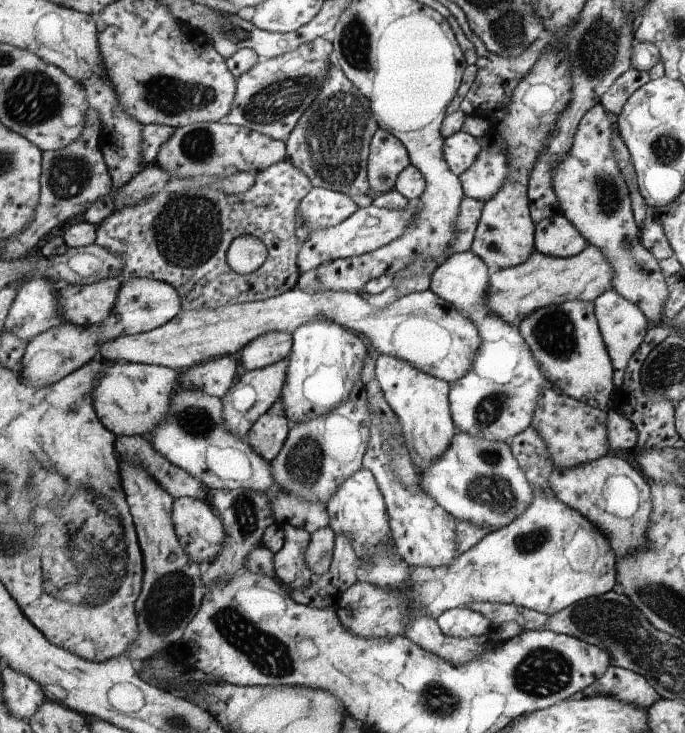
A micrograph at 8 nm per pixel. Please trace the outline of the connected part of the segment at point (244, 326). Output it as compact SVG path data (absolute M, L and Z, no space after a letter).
M296 288L263 301L218 309L182 310L162 327L105 342L100 357L115 362L155 364L175 370L188 370L211 358L235 356L247 344L269 332L295 334L301 326L321 318L356 330L359 335L371 340L382 355L400 358L411 366L416 366L417 370L451 384L473 370L483 342L477 326L456 306L437 296L431 289L411 293L390 306L377 307L362 292L305 292Z

